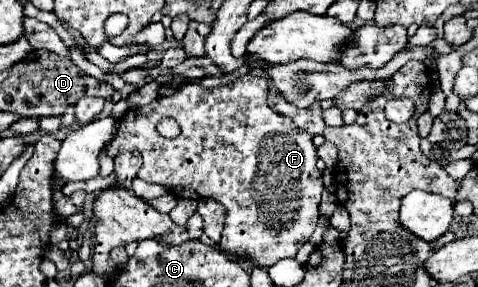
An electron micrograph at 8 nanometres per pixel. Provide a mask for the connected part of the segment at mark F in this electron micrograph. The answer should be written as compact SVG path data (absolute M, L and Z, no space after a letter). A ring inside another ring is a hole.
M243 75L239 79L235 79L231 85L221 85L221 87L215 87L215 89L203 89L199 85L185 85L183 89L175 91L173 95L169 97L157 97L153 103L149 105L143 105L143 107L137 107L137 109L129 109L123 119L119 121L119 129L117 129L117 135L113 137L113 141L105 147L105 153L109 157L117 157L119 153L123 151L133 151L133 149L139 149L141 157L143 157L143 167L139 169L139 179L147 181L147 183L157 183L157 185L163 185L167 187L171 193L175 193L177 197L183 197L183 199L201 199L201 197L211 197L215 201L219 201L223 207L225 207L225 229L223 229L223 237L217 245L219 251L225 251L229 255L235 255L239 259L249 259L253 263L253 267L271 267L275 265L279 259L285 259L285 257L295 257L299 247L303 243L309 241L309 237L313 235L317 223L319 223L319 203L321 203L321 193L323 193L323 175L321 171L315 167L317 163L317 149L311 141L311 135L303 133L301 129L295 129L293 121L289 117L283 117L283 115L275 115L275 111L267 105L267 91L269 91L269 83L267 79L263 77L253 77L253 75ZM163 117L173 117L179 127L181 127L181 135L175 137L175 139L165 139L157 133L157 123L163 119Z

